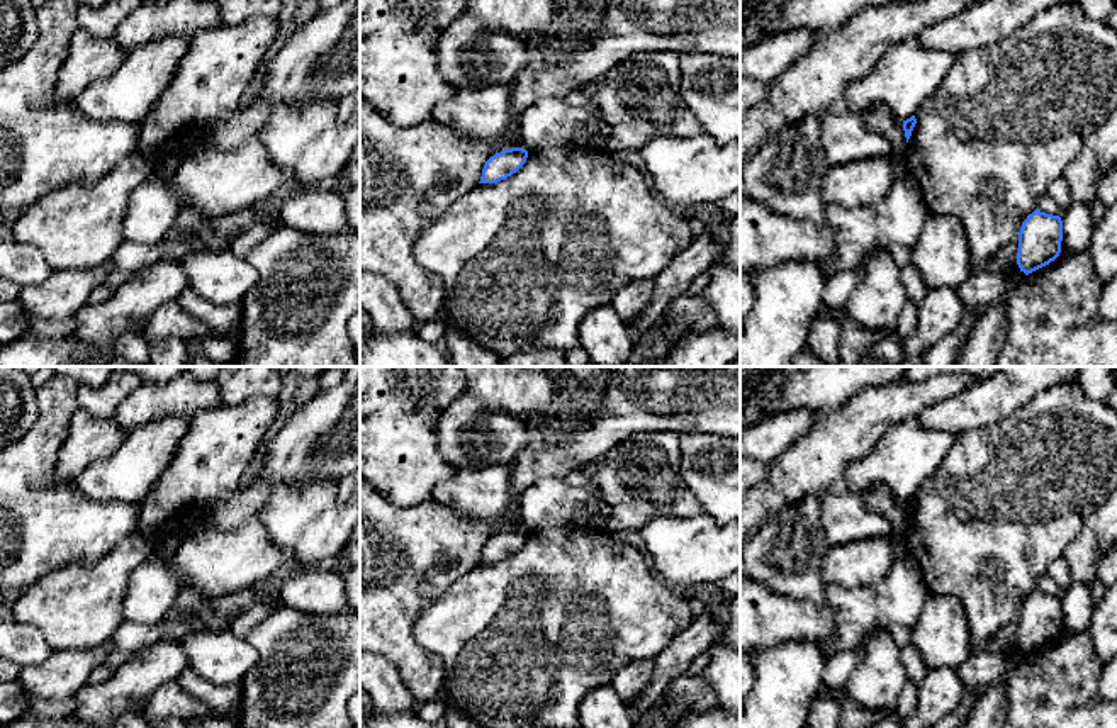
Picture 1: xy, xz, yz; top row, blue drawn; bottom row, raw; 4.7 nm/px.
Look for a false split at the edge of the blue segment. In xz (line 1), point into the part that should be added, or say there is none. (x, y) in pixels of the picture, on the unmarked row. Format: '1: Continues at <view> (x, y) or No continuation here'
1: No continuation here

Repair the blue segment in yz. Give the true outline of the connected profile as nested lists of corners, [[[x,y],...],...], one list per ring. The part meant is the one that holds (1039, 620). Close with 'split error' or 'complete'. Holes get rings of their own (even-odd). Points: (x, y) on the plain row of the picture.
[[[1036,589],[1019,613],[1017,645],[1025,655],[1049,645],[1061,633],[1063,601]]]; complete

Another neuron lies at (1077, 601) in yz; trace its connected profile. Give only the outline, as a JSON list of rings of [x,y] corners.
[[[1071,584],[1071,587],[1063,592],[1061,601],[1063,621],[1059,636],[1088,628],[1093,611],[1092,587],[1085,584]]]

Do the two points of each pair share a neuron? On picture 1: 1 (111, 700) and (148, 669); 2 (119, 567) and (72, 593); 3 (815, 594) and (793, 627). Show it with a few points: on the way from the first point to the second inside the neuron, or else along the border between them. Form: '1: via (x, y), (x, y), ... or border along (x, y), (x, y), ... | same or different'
1: via (119, 693), (140, 677) | same
2: via (107, 579), (94, 593), (84, 593) | same
3: border along (771, 589), (810, 599), (817, 604), (827, 598) | different

